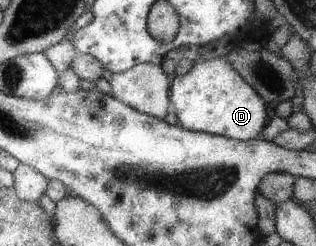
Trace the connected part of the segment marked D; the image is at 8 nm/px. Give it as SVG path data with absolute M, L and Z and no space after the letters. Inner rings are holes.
M223 57L194 62L193 66L182 75L171 76L169 102L175 108L174 113L181 128L201 131L212 135L224 136L240 141L253 140L261 133L267 121L265 102L244 80L225 62Z

